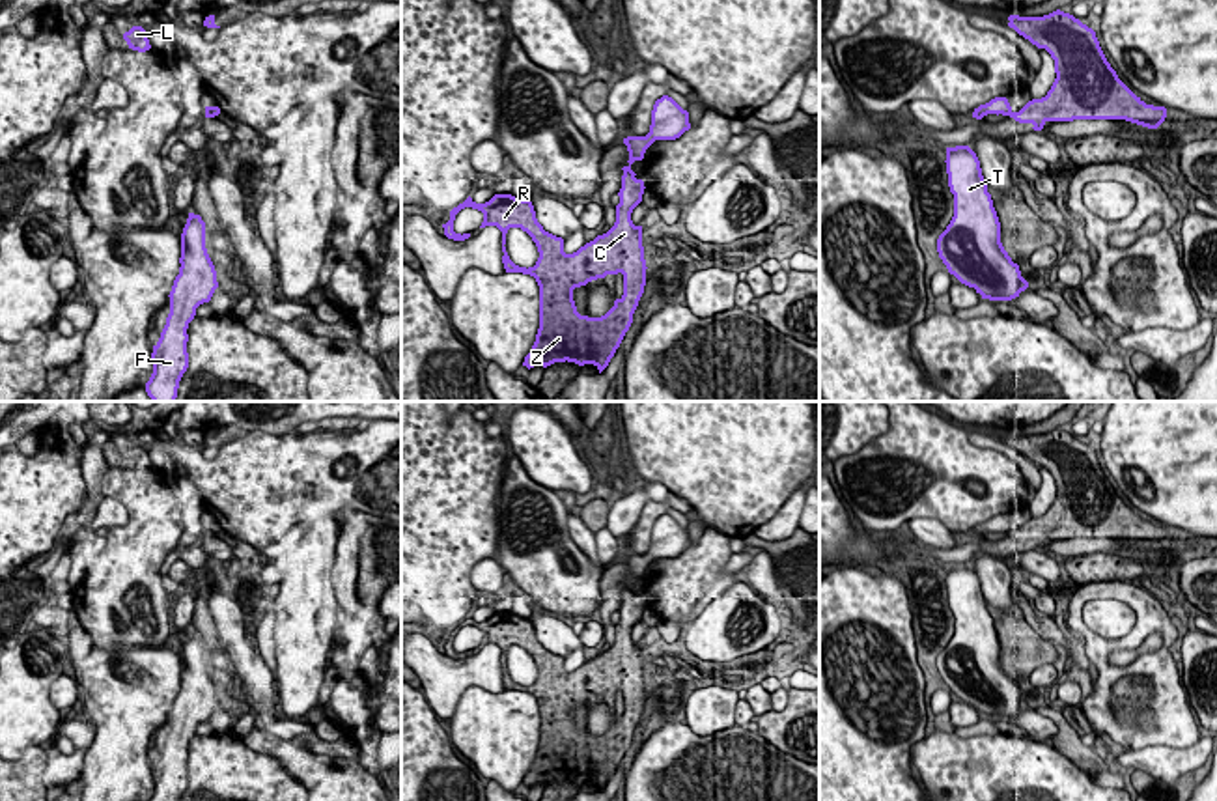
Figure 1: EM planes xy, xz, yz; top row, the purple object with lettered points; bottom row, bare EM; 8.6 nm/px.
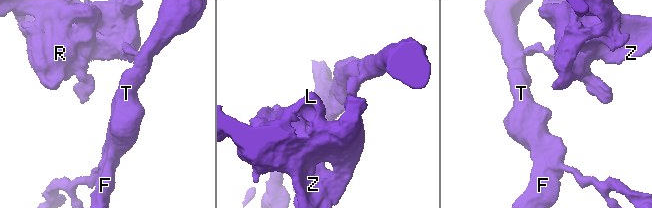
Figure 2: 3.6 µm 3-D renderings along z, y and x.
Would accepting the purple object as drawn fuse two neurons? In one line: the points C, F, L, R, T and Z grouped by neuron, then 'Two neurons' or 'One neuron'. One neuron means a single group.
Groups: C L R Z / F T. Two neurons

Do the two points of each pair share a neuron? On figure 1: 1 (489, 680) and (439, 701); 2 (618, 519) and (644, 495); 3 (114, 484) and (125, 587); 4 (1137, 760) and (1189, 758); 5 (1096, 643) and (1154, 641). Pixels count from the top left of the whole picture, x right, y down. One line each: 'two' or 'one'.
1: one
2: one
3: one
4: one
5: two

